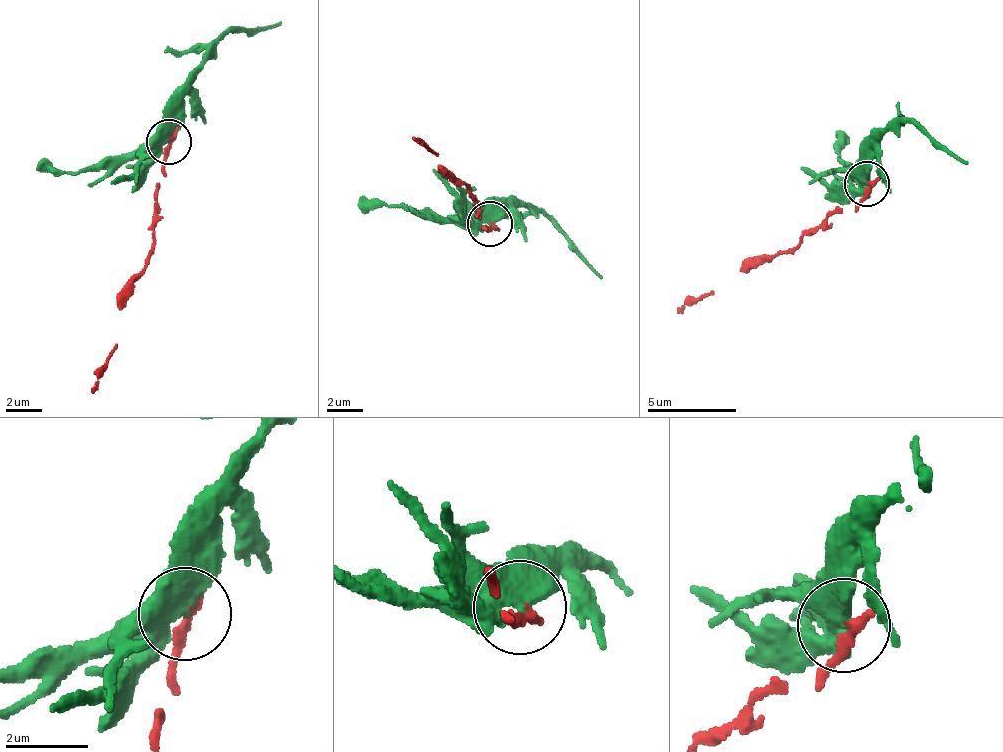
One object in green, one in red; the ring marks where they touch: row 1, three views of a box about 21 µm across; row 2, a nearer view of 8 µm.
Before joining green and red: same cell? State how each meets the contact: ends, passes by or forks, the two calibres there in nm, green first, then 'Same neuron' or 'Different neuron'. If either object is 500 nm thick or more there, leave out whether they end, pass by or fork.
Thickness 650 nm (green) against 240 nm. Different neuron

